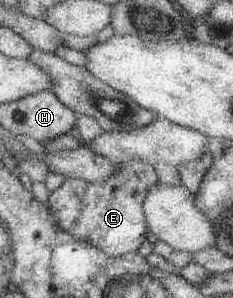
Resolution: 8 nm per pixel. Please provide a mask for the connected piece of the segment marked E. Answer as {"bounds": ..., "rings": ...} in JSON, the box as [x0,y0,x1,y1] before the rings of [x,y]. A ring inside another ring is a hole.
{"bounds":[48,159,158,256],"rings":[[[134,159],[116,165],[116,172],[104,182],[88,182],[65,178],[61,186],[50,193],[48,207],[58,226],[77,239],[86,240],[101,248],[108,256],[136,252],[148,238],[148,225],[143,202],[146,192],[158,184],[153,165]]]}

